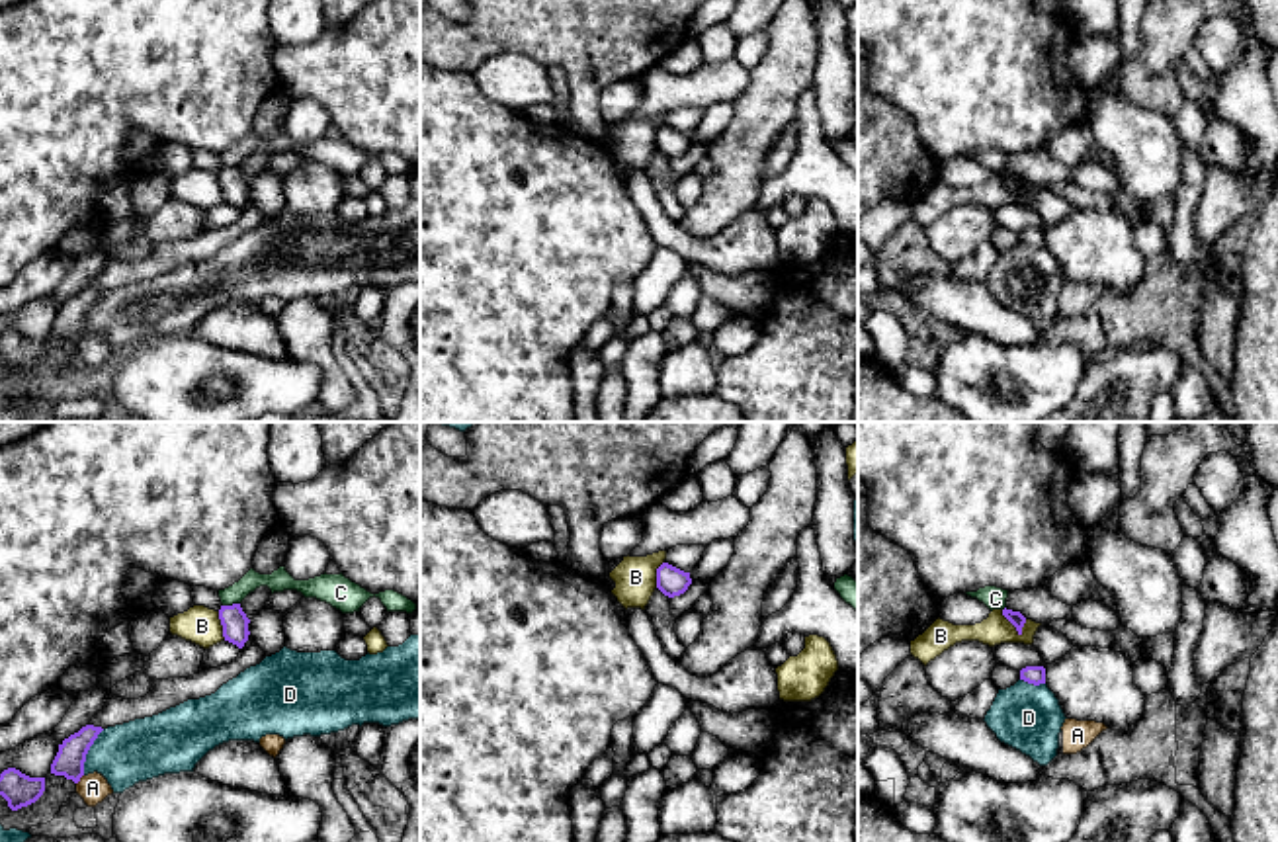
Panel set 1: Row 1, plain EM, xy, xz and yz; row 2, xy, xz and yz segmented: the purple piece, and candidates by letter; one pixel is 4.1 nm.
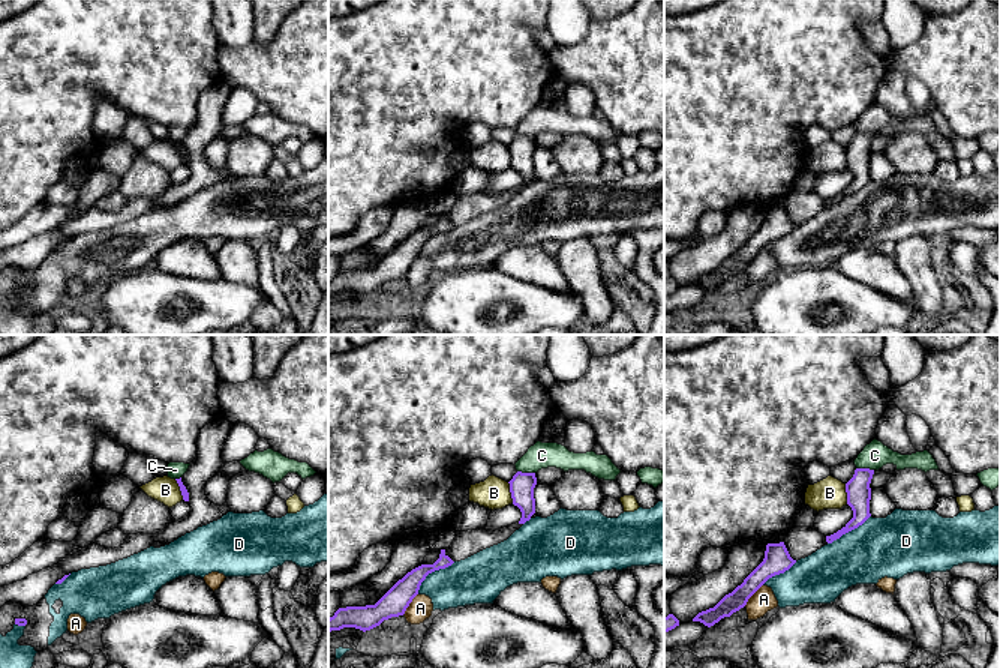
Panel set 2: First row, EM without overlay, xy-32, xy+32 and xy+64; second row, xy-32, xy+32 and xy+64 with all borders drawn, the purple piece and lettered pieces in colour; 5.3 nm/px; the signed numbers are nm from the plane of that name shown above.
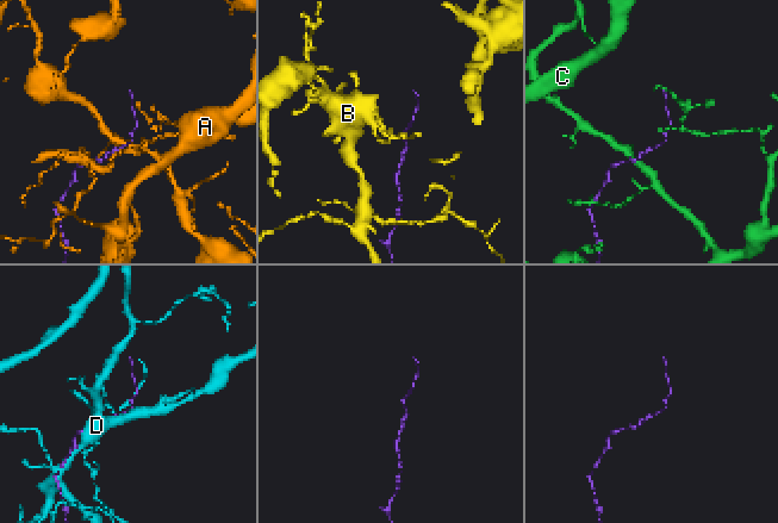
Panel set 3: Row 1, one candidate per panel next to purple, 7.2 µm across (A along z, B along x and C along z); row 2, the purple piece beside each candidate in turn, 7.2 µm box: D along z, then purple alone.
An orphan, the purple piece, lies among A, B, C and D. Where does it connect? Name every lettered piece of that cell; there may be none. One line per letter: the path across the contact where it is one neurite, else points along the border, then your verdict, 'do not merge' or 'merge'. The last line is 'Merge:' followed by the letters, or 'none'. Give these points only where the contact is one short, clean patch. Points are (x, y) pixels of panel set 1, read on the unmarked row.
A: do not merge
B: border along yz (1001, 172), (1021, 198); do not merge
C: border along xy (239, 165), (223, 168); do not merge
D: do not merge
Merge: none

